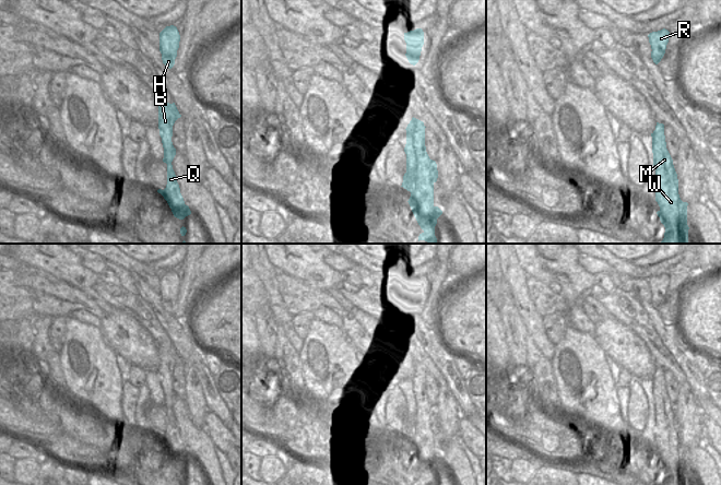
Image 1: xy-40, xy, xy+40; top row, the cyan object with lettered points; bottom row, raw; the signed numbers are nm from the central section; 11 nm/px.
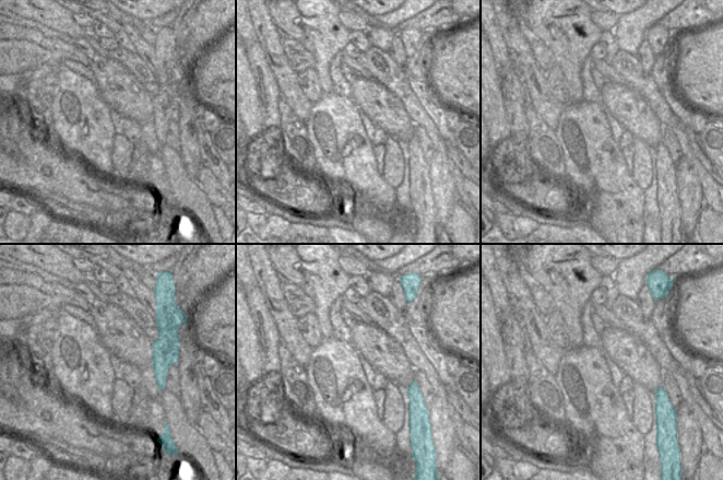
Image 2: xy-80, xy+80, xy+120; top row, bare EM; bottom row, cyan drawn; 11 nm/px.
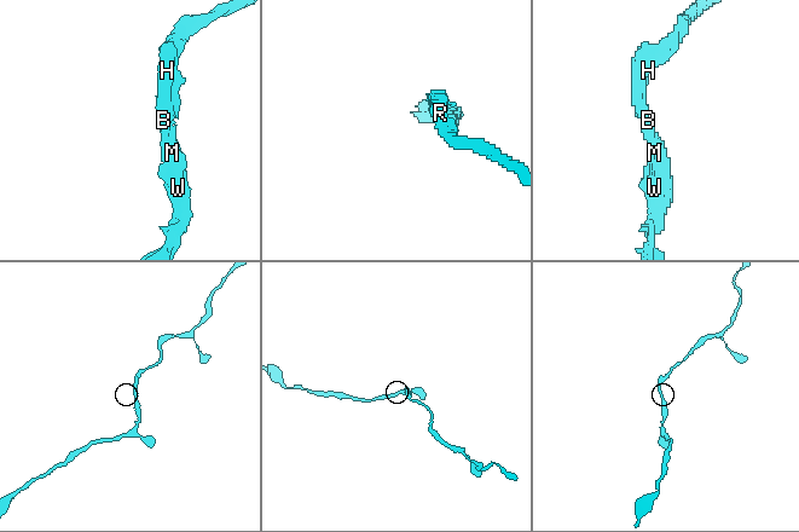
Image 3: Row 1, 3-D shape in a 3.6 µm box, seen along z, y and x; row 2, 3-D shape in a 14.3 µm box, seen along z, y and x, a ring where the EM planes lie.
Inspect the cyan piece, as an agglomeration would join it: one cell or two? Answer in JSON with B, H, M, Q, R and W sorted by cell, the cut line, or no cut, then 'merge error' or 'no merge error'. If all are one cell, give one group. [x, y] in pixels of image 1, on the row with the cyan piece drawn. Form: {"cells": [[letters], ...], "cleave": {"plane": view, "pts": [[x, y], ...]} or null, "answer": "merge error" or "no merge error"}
{"cells": [["B", "H", "M", "Q", "R", "W"]], "cleave": null, "answer": "no merge error"}

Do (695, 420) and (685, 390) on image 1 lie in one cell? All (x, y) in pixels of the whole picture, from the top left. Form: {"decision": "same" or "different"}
{"decision": "same"}

